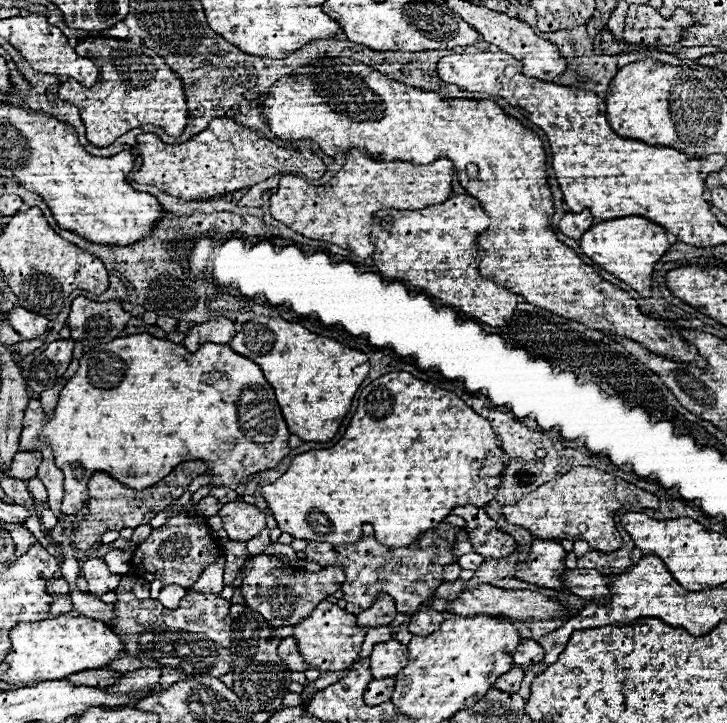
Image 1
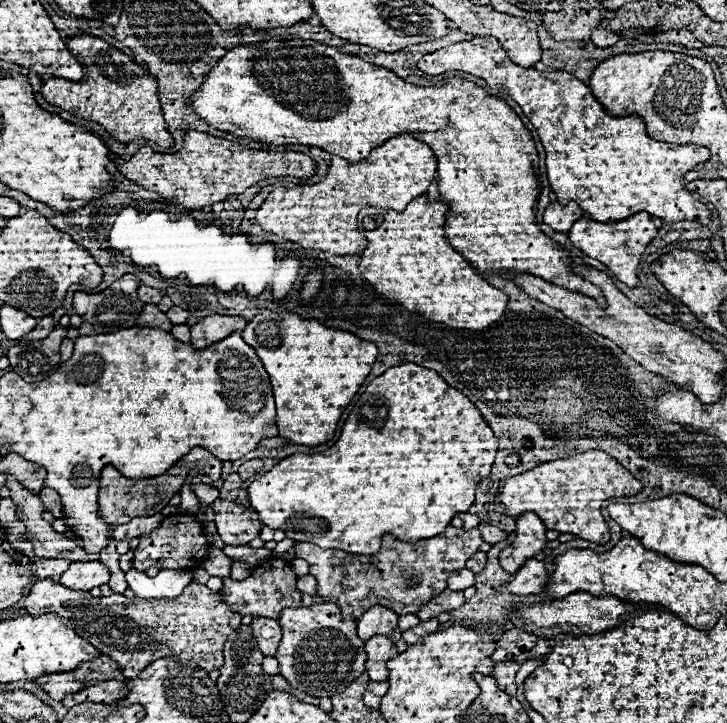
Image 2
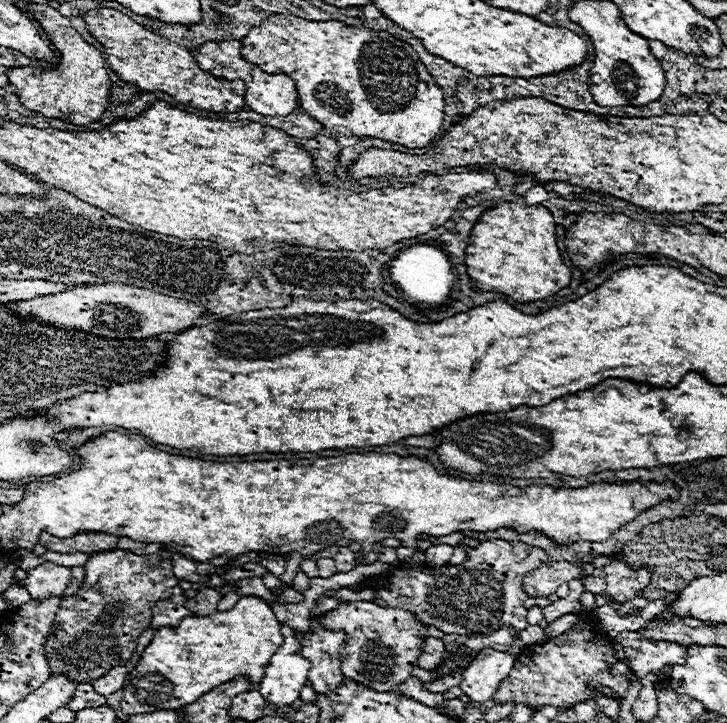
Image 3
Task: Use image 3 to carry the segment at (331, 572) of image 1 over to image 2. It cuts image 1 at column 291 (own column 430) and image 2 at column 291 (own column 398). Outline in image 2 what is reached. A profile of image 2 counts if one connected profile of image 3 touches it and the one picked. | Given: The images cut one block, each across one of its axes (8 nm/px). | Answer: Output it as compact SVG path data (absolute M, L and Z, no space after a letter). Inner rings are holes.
M278 558L266 560L246 580L234 582L234 580L226 578L224 588L222 588L222 598L230 608L234 608L234 612L238 612L242 616L252 614L252 616L266 616L266 618L274 618L274 620L280 618L284 608L302 606L302 592L296 588L296 574L292 572L292 568L286 560L278 560Z

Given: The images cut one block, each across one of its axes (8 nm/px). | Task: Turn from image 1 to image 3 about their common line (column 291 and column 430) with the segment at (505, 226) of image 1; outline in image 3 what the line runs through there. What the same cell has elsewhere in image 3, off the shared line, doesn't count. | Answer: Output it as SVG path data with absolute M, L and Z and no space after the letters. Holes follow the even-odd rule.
M274 14L260 26L250 28L242 38L242 56L248 62L258 64L268 74L290 74L296 82L298 106L318 120L330 134L342 134L346 138L374 136L406 148L424 148L442 132L442 90L426 72L426 66L420 62L414 48L384 30L346 26L338 20L314 22L302 20L294 14Z

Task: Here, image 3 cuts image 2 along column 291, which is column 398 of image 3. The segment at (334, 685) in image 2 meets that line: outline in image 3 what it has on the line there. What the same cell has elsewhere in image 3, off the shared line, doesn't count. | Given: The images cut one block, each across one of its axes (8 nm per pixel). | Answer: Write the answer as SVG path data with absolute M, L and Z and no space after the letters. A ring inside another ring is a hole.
M360 600L344 602L316 618L330 632L346 632L346 644L340 654L340 662L342 674L348 680L372 686L378 692L390 692L408 680L412 668L418 666L418 654L426 630L424 624L414 620L414 616L402 608L384 608L374 602Z

